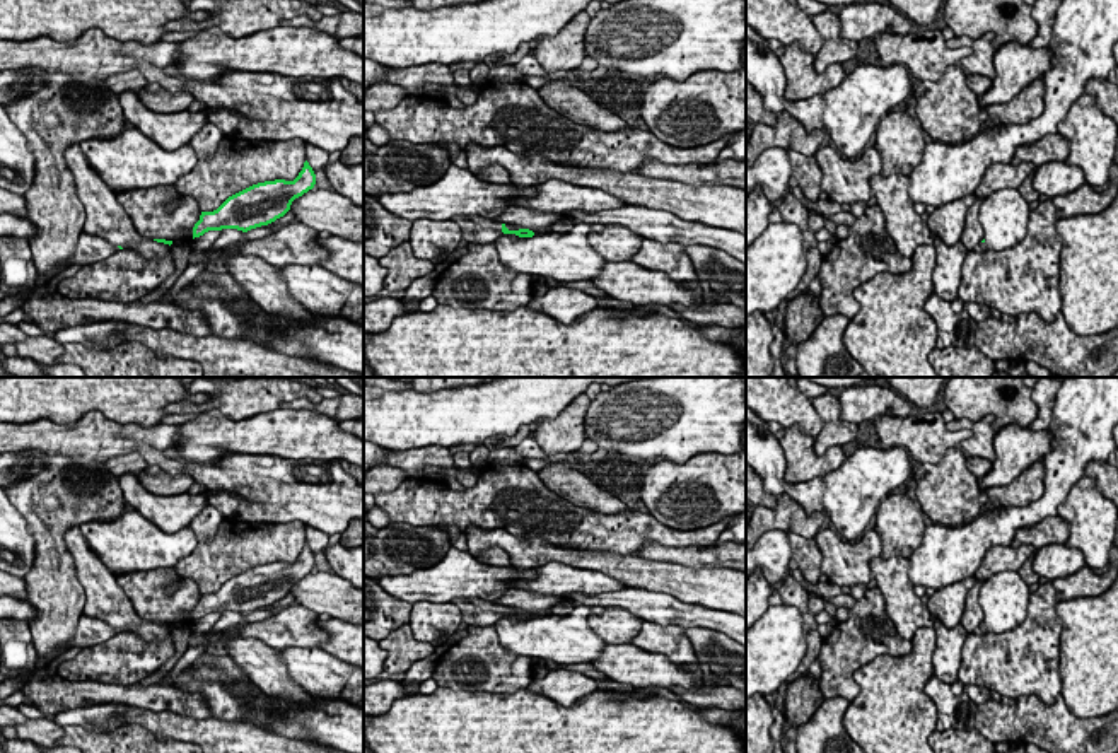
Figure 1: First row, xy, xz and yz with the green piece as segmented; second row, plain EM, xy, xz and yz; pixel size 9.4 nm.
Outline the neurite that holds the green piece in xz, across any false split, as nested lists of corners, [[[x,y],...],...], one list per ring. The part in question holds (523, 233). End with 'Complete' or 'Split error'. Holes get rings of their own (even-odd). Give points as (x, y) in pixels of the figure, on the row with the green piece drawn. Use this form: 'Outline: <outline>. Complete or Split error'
Outline: [[[456,215],[451,220],[459,225],[463,239],[469,244],[490,244],[504,234],[515,234],[519,237],[534,236],[529,229],[509,231],[505,224],[485,217]]]. Split error

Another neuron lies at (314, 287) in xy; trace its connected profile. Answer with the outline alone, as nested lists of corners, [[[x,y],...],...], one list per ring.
[[[319,265],[278,266],[290,297],[309,311],[343,314],[364,323],[364,285],[343,280]]]

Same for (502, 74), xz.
[[[514,65],[490,68],[488,80],[498,82],[524,82],[526,75],[522,75]]]

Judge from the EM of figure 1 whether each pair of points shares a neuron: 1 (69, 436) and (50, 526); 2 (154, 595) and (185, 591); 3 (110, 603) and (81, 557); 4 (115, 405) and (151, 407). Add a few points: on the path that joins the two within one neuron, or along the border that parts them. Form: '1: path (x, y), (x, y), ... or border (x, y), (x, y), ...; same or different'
1: border (26, 449), (84, 455), (103, 461); different
2: path (161, 598), (178, 598); same
3: path (101, 591), (89, 569); same
4: path (123, 405), (142, 405); same

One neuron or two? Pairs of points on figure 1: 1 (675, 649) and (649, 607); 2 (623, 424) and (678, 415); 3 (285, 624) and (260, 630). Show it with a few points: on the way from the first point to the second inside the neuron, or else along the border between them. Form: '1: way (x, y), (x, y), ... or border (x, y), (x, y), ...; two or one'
1: border (646, 620), (661, 625), (681, 625), (685, 629); two
2: way (637, 419), (664, 417); one
3: way (279, 630), (267, 630); one

